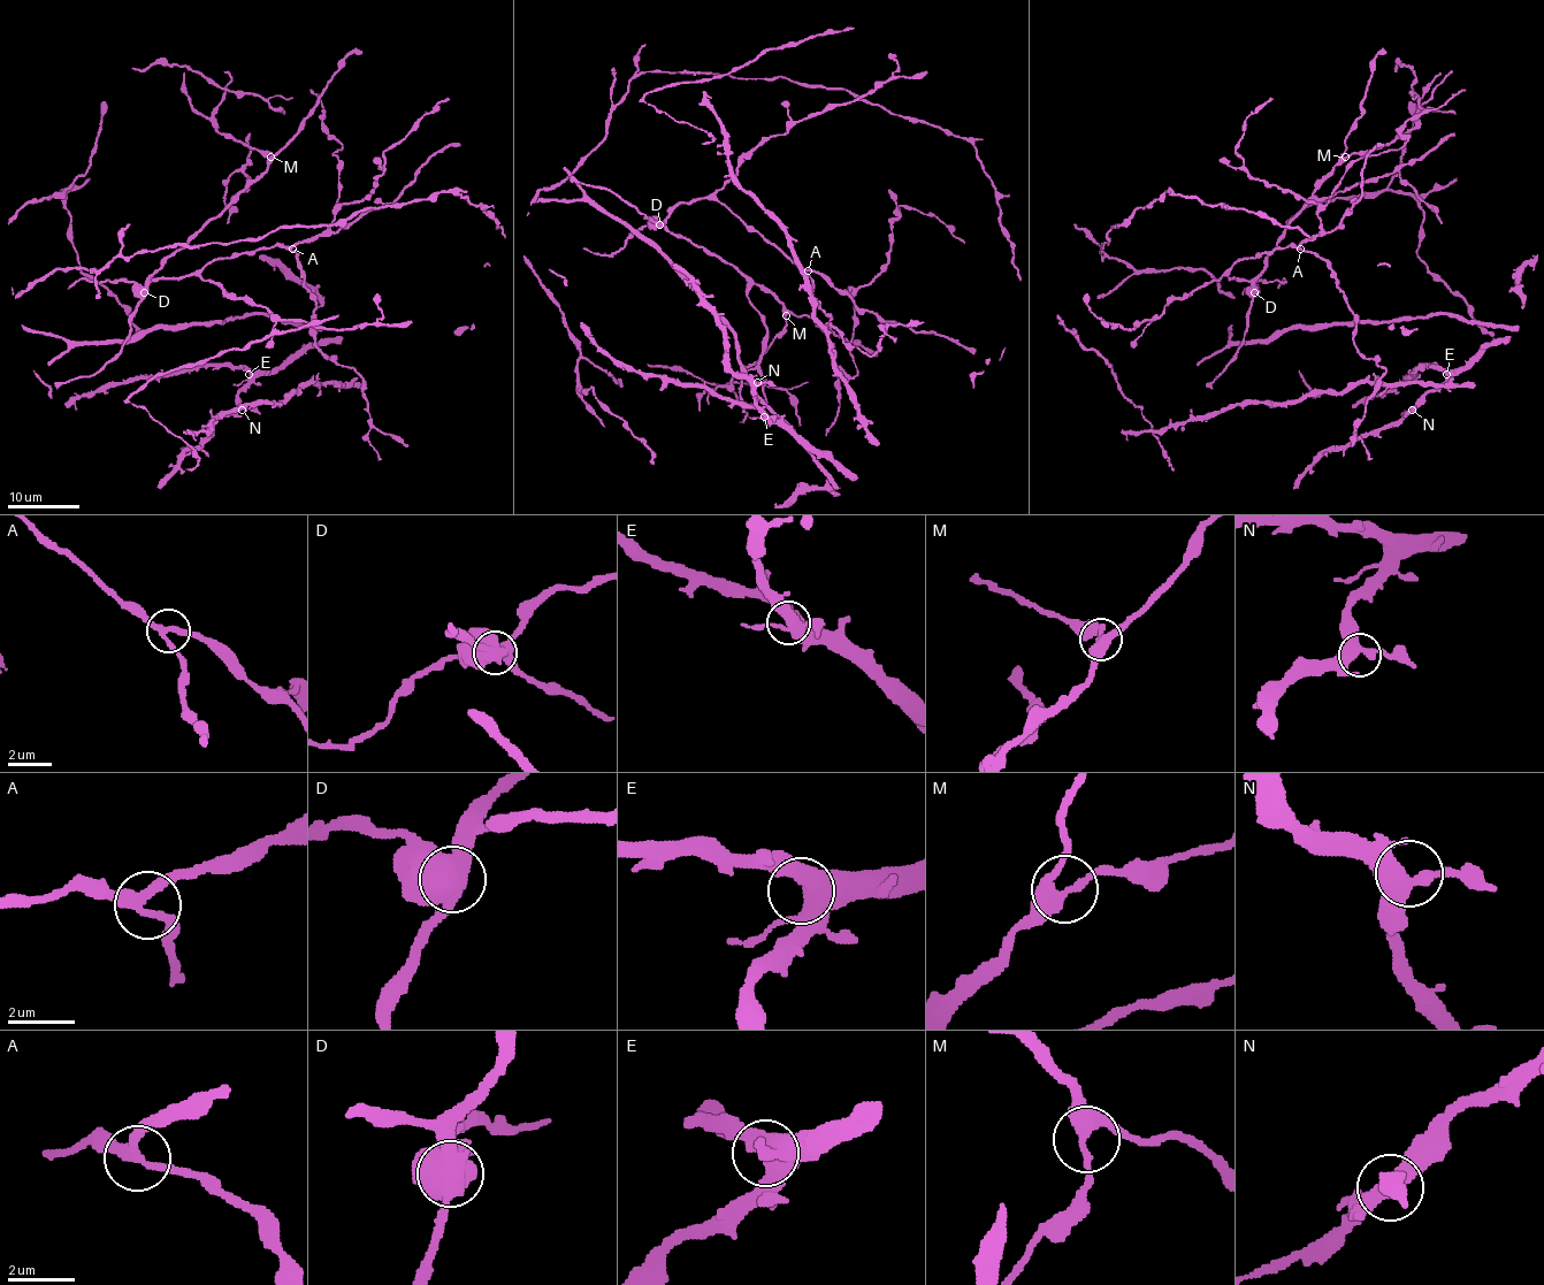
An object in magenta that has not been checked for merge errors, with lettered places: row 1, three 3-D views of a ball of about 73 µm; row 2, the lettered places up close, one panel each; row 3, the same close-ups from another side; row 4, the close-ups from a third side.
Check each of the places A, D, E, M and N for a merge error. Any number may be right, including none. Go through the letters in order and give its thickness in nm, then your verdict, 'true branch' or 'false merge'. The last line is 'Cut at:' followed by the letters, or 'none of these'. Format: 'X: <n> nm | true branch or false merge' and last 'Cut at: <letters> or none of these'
A: 260 nm | true branch
D: 550 nm | false merge
E: 480 nm | true branch
M: 340 nm | true branch
N: 440 nm | true branch
Cut at: D

